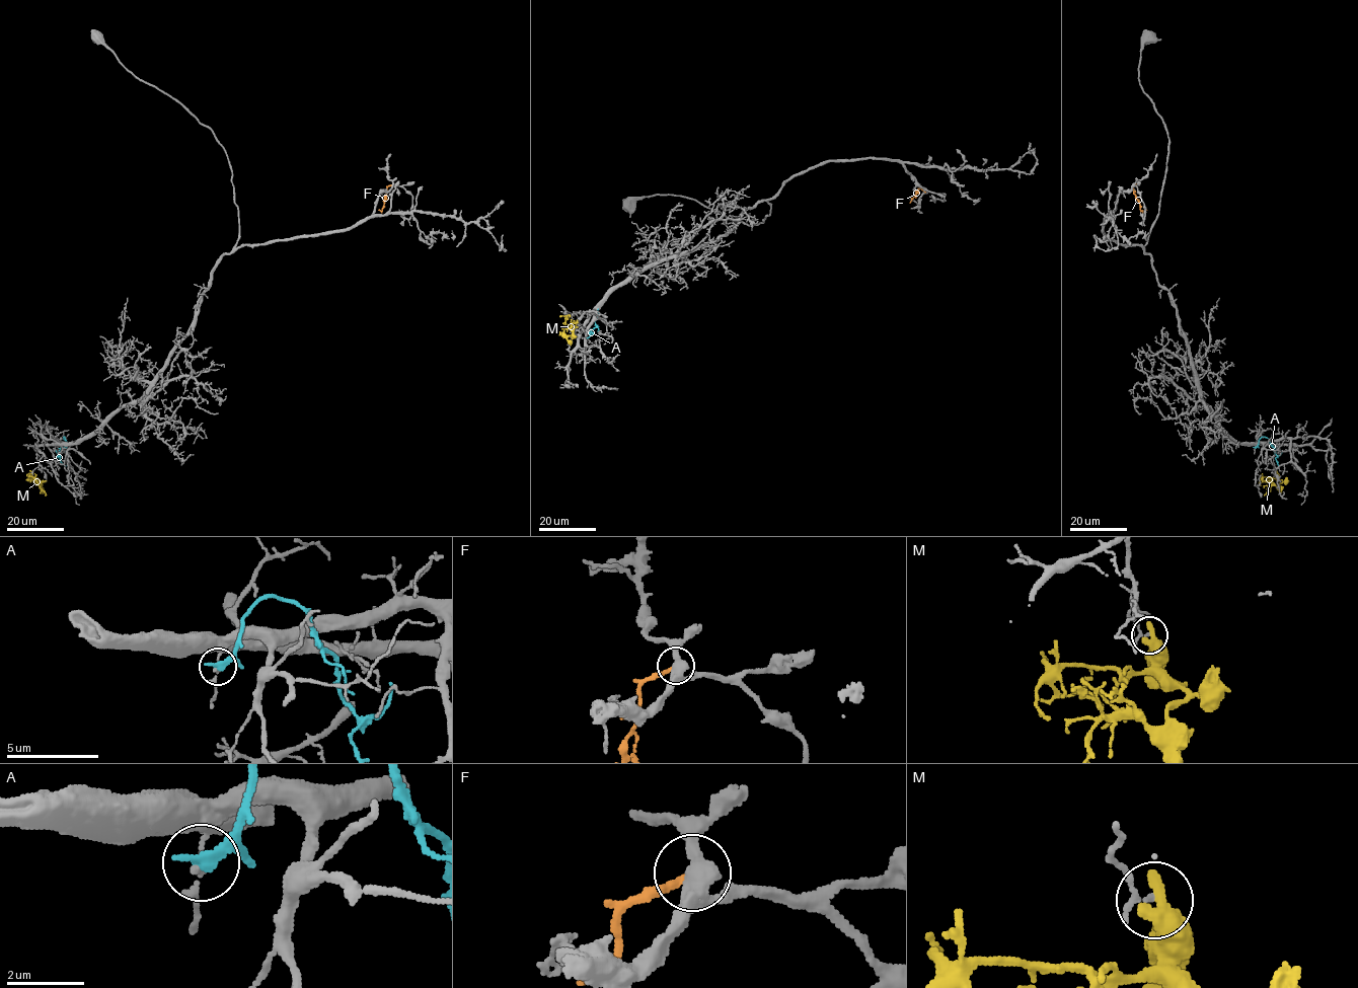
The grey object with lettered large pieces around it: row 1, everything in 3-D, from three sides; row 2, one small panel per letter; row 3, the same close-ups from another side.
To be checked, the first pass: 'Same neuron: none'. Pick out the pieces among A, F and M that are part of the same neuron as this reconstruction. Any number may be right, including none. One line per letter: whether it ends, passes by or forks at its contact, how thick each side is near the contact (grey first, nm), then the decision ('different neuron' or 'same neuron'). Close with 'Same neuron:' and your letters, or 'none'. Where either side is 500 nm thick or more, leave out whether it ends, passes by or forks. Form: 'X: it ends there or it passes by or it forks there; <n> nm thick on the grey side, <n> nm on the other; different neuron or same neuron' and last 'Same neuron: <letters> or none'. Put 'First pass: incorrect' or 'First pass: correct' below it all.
A: it ends there; 140 nm thick on the grey side, 320 nm on the other; different neuron
F: it ends there; 400 nm thick on the grey side, 240 nm on the other; different neuron
M: 160 nm thick on the grey side, 650 nm on the other; different neuron
Same neuron: none
First pass: correct

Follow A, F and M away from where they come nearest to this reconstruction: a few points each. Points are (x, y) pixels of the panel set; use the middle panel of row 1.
A: (596, 311), (596, 326), (590, 331), (598, 334)
F: (924, 191), (919, 190), (909, 203)
M: (562, 332), (567, 338), (573, 332), (571, 325), (577, 319)

